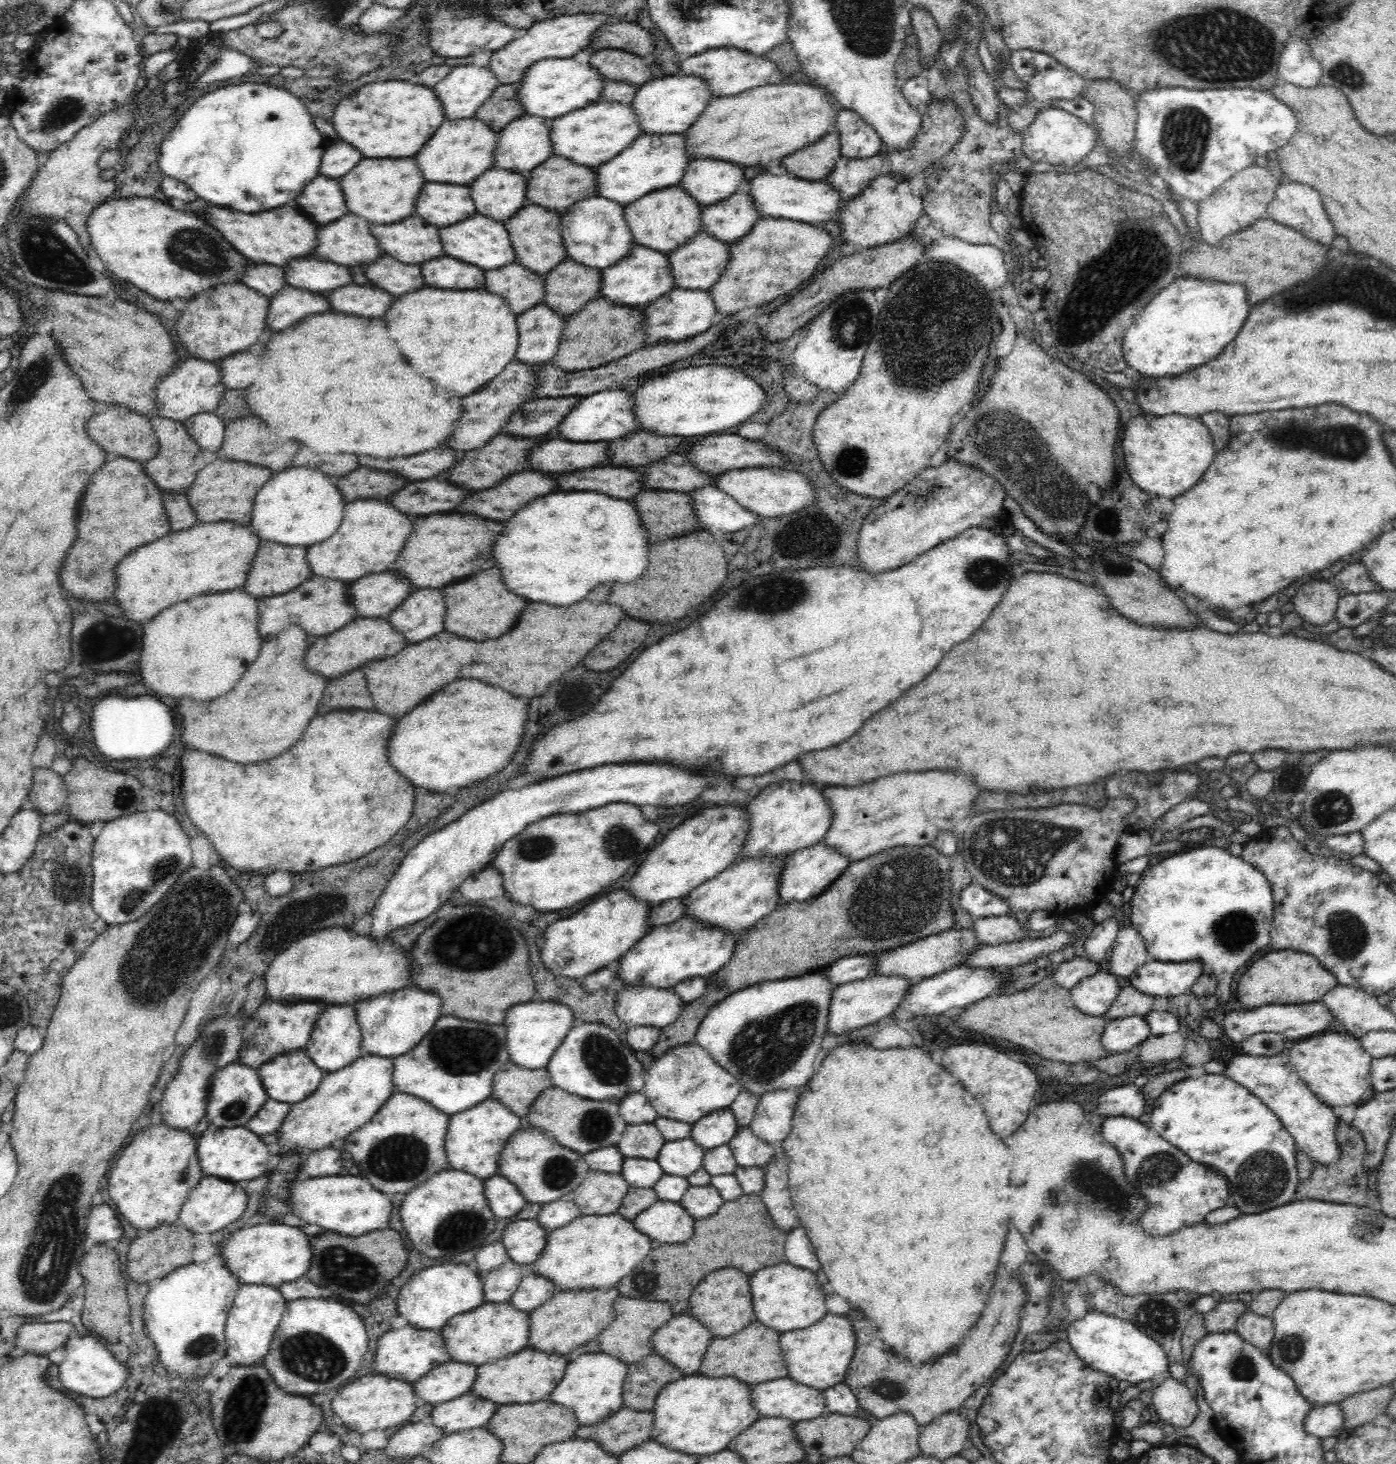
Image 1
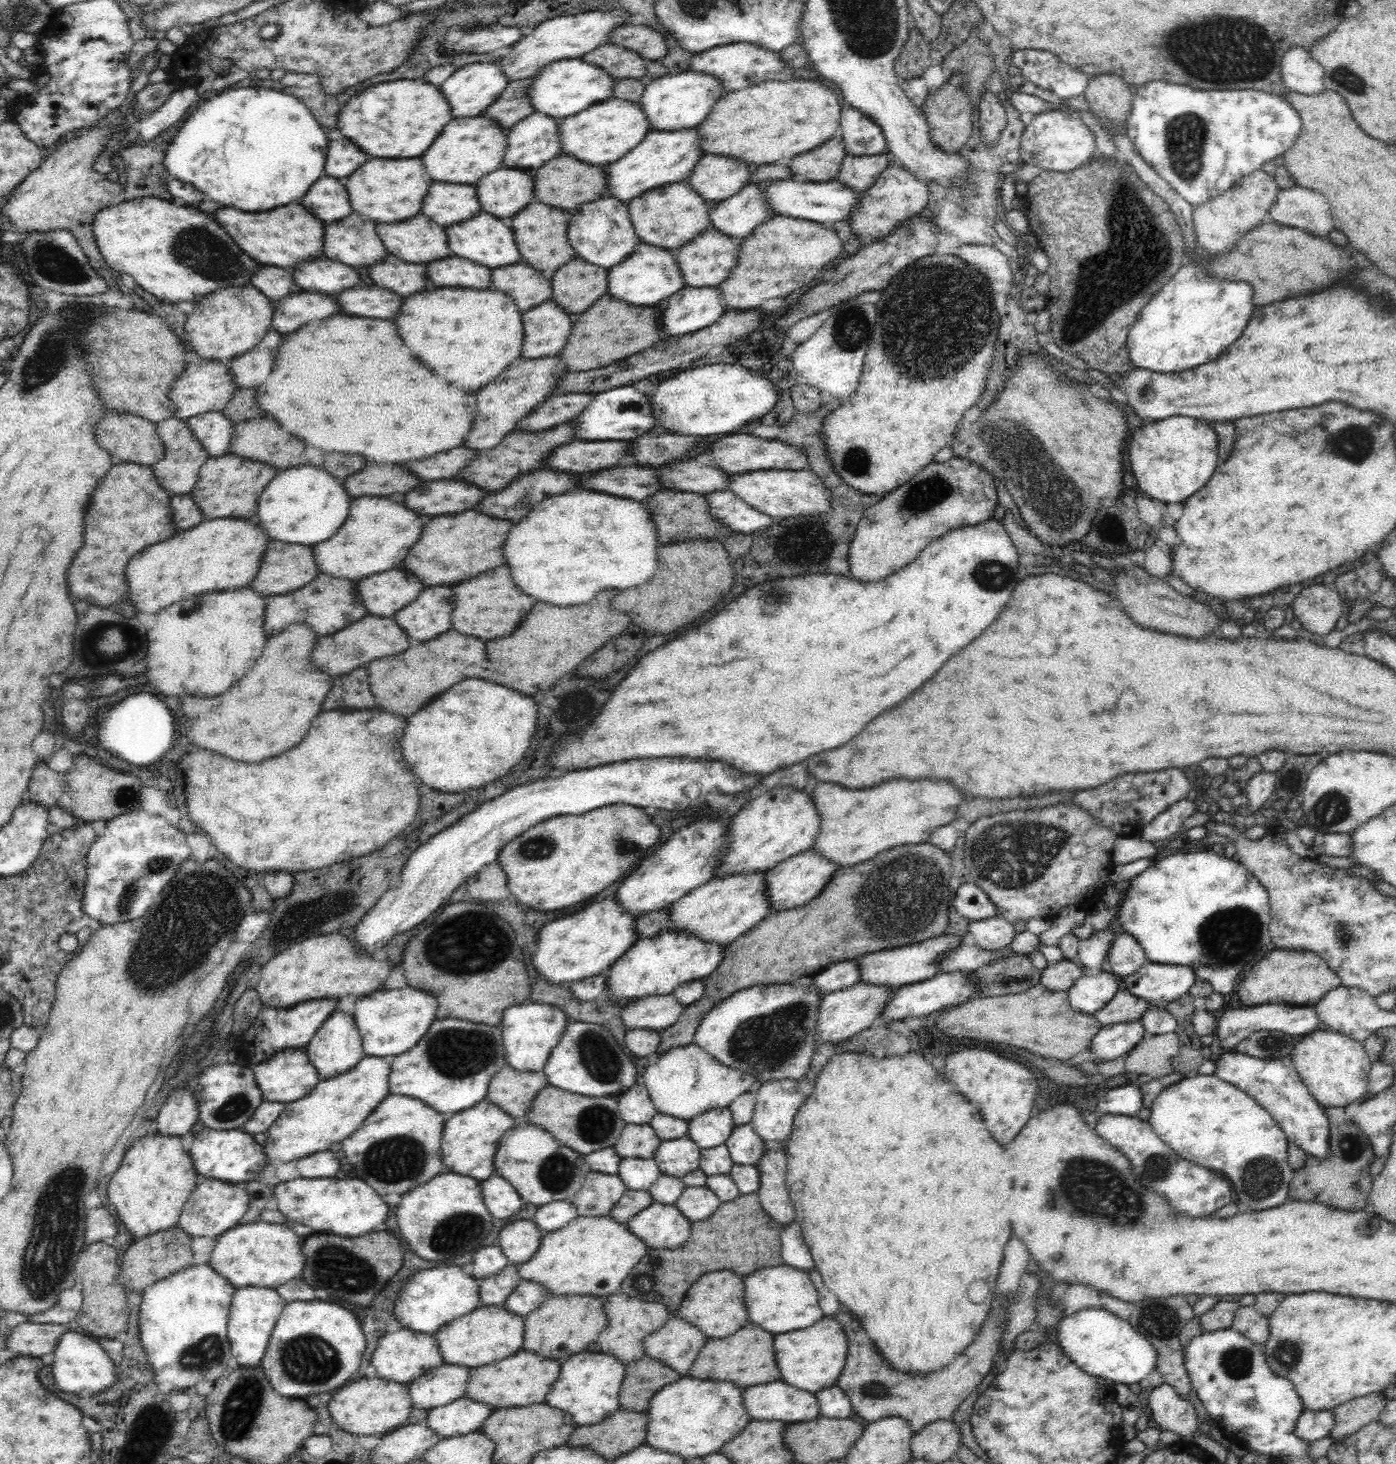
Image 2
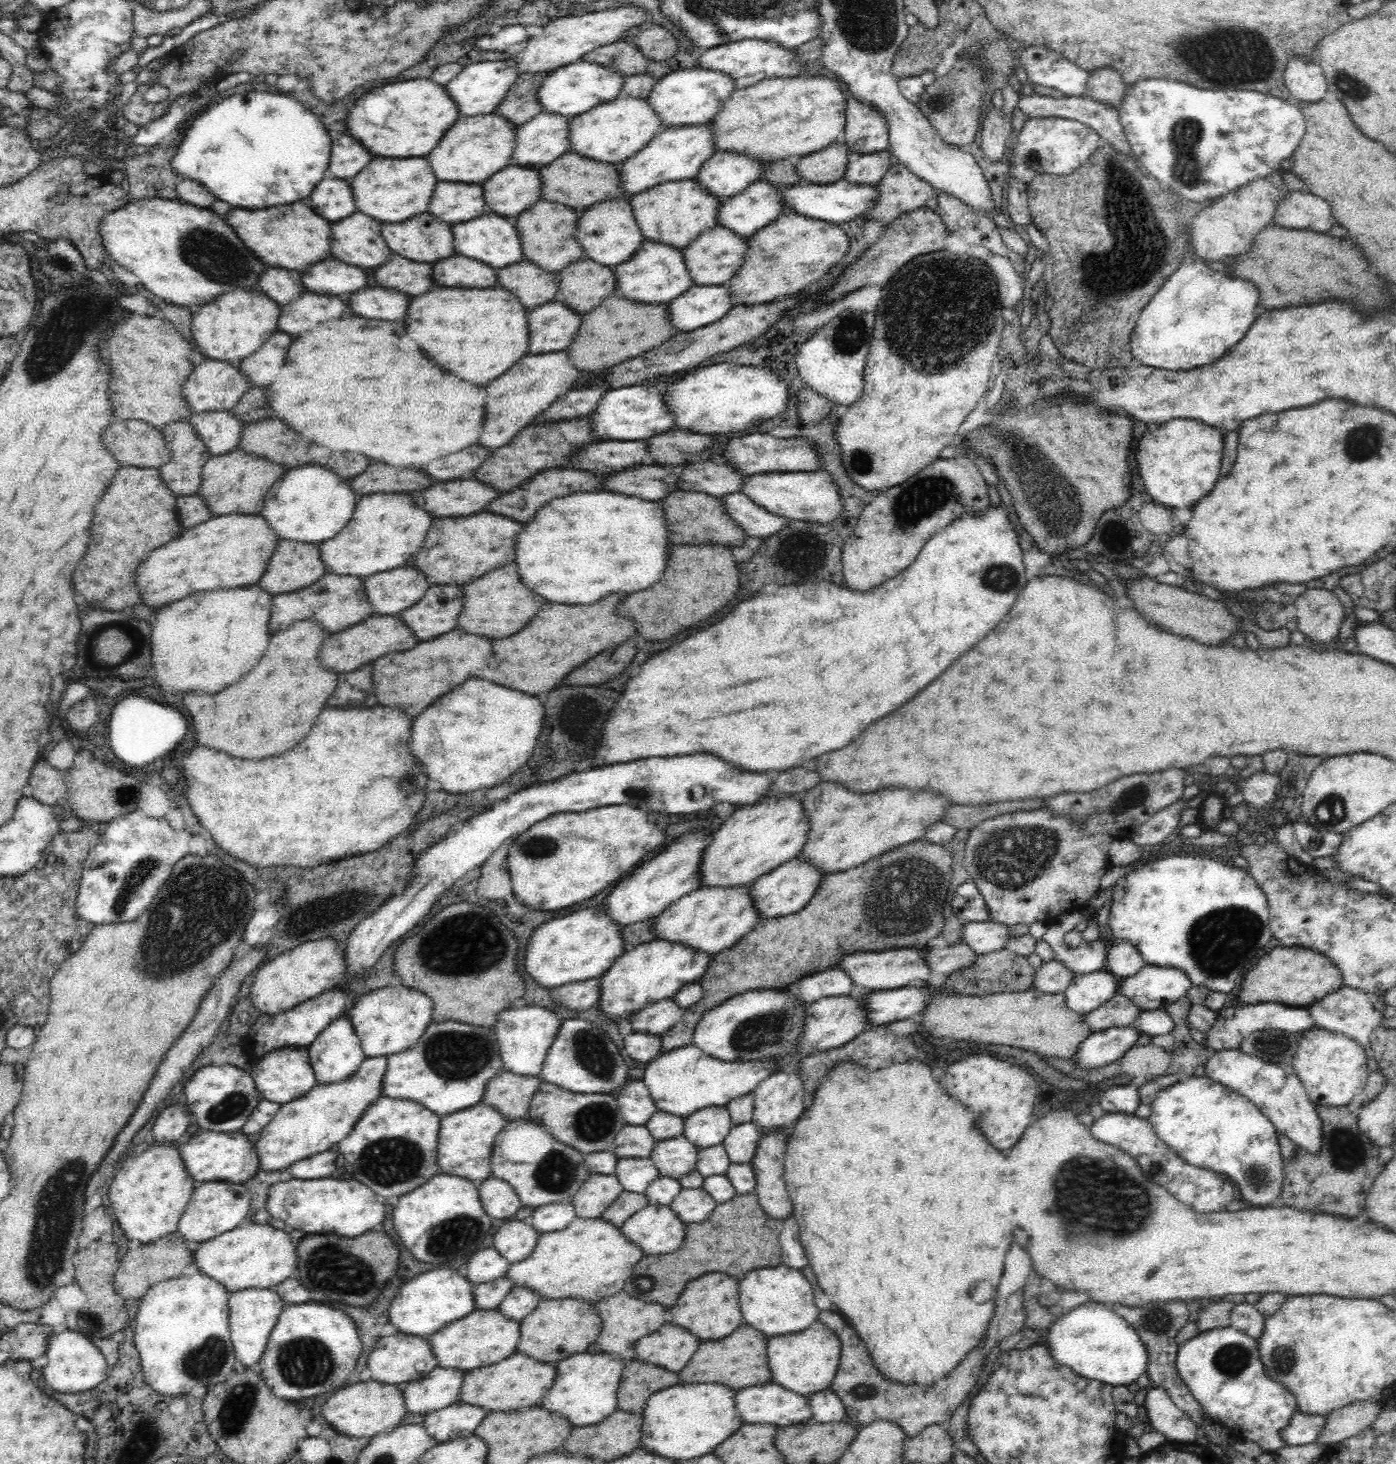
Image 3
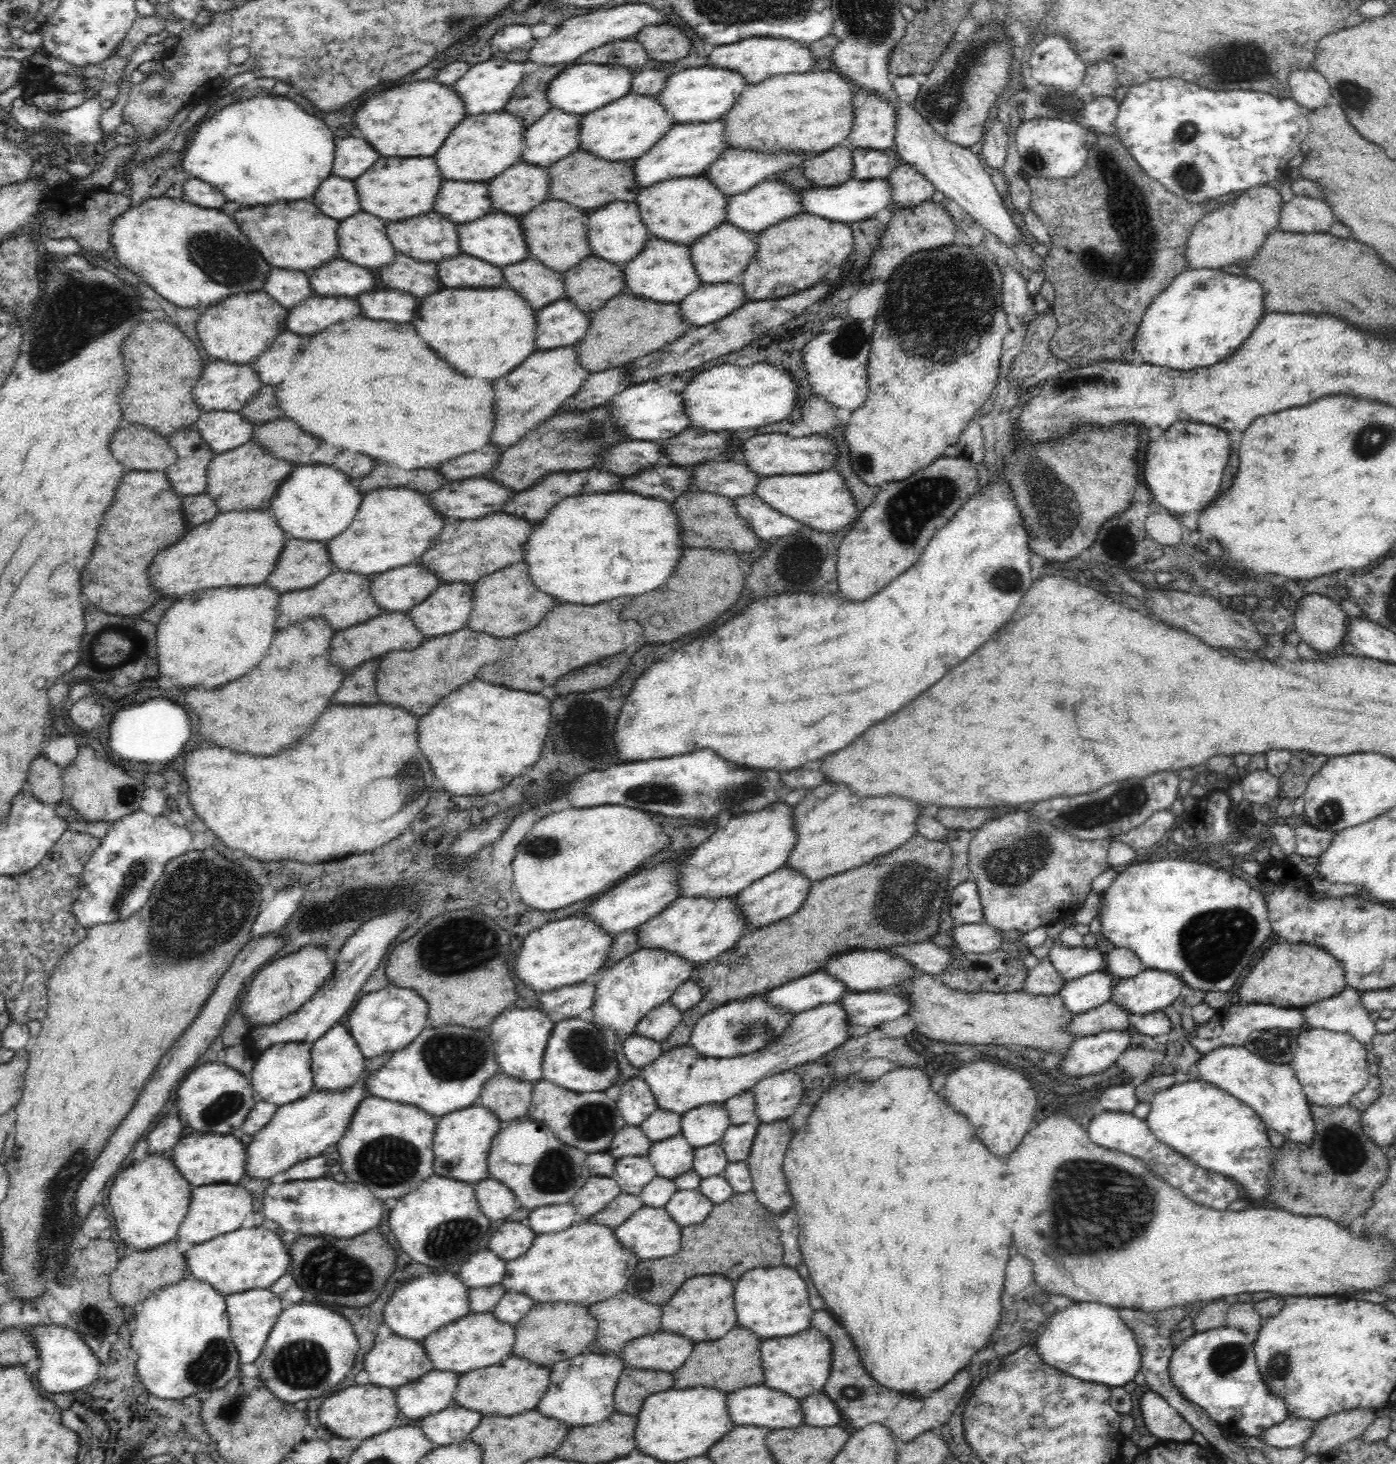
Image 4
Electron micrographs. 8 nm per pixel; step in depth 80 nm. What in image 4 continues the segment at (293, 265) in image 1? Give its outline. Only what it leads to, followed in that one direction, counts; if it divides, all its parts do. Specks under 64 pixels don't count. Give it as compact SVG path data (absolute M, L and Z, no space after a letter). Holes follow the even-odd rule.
M332 260L316 270L308 270L312 290L322 296L360 296L374 288L374 276L368 268L348 260Z

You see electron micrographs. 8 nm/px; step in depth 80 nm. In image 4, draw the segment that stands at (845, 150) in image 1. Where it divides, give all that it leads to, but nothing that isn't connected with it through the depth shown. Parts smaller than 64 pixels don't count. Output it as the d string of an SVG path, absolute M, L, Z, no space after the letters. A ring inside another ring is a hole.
M876 90L855 92L855 121L848 136L851 148L887 149L894 147L897 112L892 103L882 99Z

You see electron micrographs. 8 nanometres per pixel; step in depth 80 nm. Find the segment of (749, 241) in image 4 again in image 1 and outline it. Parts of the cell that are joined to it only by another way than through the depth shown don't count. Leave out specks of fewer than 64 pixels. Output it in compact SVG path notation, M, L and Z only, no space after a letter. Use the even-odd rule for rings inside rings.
M700 229L690 242L669 252L667 259L670 260L669 266L675 278L675 286L684 290L709 290L719 281L721 274L724 274L730 257L731 244L722 242Z

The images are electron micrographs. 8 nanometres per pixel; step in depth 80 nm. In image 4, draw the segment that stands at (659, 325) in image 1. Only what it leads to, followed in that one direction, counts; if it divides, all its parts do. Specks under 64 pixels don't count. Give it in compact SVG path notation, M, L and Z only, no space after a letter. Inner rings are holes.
M740 282L702 284L680 304L682 318L688 324L704 326L726 318L748 302Z

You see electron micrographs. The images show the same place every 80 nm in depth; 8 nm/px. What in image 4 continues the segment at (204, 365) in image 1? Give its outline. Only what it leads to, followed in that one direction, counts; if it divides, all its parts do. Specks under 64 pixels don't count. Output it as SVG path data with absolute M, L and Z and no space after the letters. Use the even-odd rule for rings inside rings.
M212 359L204 365L203 373L194 385L193 395L195 401L206 413L220 410L239 412L255 396L262 385L264 384L252 364L232 364Z

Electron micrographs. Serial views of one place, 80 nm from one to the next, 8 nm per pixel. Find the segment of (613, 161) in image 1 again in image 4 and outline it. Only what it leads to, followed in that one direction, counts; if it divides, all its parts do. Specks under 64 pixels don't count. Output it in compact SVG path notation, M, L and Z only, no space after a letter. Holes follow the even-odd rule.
M722 119L711 122L692 122L686 124L675 124L643 157L636 160L636 180L640 188L652 186L663 180L671 178L682 178L703 175L712 164L721 157L721 154L728 149L725 123Z

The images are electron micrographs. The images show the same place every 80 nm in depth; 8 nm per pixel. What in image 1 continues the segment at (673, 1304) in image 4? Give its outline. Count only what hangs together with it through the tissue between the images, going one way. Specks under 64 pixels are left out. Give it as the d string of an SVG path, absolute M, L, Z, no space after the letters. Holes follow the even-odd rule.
M724 1268L724 1270L716 1270L712 1274L708 1274L692 1292L686 1314L694 1316L700 1323L704 1322L704 1326L710 1330L710 1334L718 1336L718 1338L726 1338L726 1336L732 1336L732 1334L744 1330L744 1326L748 1326L754 1318L748 1276L734 1268Z

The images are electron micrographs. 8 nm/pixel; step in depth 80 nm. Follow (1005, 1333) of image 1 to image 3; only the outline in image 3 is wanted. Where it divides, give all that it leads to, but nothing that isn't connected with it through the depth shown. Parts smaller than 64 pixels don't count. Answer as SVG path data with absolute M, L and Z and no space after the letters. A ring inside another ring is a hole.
M834 1309L822 1310L819 1311L816 1321L828 1327L840 1341L840 1358L829 1388L838 1395L844 1410L854 1422L863 1426L876 1421L896 1423L904 1431L905 1438L914 1438L928 1425L945 1425L953 1412L964 1402L968 1392L974 1388L984 1366L984 1358L976 1348L964 1358L964 1362L956 1366L956 1370L952 1370L952 1374L938 1382L922 1386L892 1383L876 1371L864 1343L860 1341L856 1331L844 1321L842 1315L834 1312Z

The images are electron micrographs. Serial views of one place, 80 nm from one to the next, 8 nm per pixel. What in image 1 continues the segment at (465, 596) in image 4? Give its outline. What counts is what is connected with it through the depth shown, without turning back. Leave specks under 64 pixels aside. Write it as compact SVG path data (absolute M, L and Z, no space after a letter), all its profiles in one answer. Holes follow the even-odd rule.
M428 588L428 590L418 590L408 600L404 600L404 604L390 614L390 624L402 632L406 642L414 644L414 642L428 640L428 638L436 636L438 632L442 632L444 630L444 614L446 614L446 604L444 604L442 592Z

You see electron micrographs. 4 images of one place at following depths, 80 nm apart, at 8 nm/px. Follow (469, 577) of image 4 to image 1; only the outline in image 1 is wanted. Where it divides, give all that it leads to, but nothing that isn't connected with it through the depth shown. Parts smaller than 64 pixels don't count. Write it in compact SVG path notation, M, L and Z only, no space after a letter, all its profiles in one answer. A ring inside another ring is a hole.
M448 514L426 516L414 520L414 532L396 560L398 572L406 574L416 588L442 588L472 576L480 570L488 570L496 564L492 560L492 544L502 534L504 524L490 522L474 514Z

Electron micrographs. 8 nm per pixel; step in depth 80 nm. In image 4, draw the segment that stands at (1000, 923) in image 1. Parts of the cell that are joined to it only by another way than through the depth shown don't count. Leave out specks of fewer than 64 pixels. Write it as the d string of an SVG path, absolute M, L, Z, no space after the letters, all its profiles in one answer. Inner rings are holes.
M984 922L953 927L948 933L955 950L964 954L994 952L1002 944L1001 932Z

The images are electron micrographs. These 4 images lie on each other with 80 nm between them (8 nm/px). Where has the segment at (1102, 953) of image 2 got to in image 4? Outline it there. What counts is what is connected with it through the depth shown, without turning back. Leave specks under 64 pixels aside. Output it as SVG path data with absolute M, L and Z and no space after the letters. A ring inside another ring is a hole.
M1056 939L1046 958L1066 984L1085 974L1099 971L1104 964L1103 955L1096 948L1090 949L1084 946L1066 948L1060 945L1060 939Z

